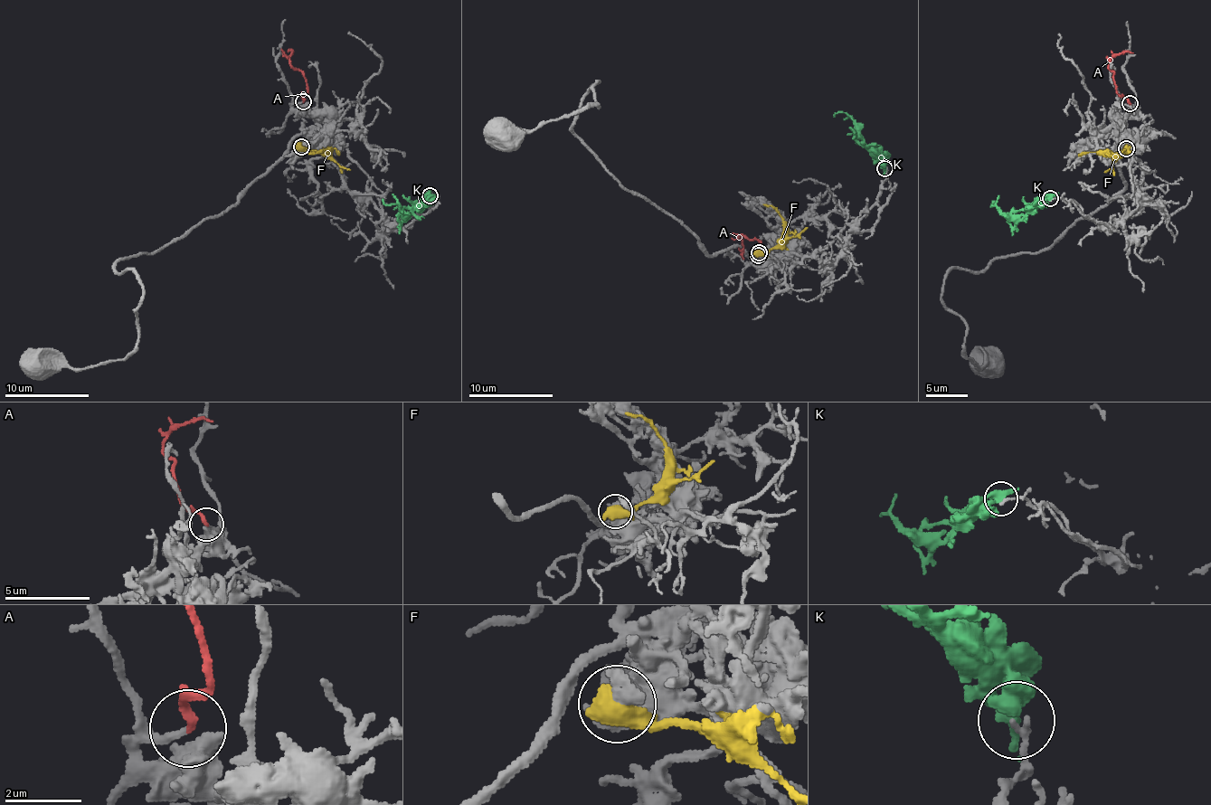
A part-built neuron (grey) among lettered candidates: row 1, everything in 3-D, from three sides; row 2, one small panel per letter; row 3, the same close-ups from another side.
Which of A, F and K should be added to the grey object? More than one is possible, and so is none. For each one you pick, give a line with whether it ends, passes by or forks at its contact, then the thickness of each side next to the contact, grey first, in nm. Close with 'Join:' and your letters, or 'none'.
A: it ends | 160/240 nm
Join: A

